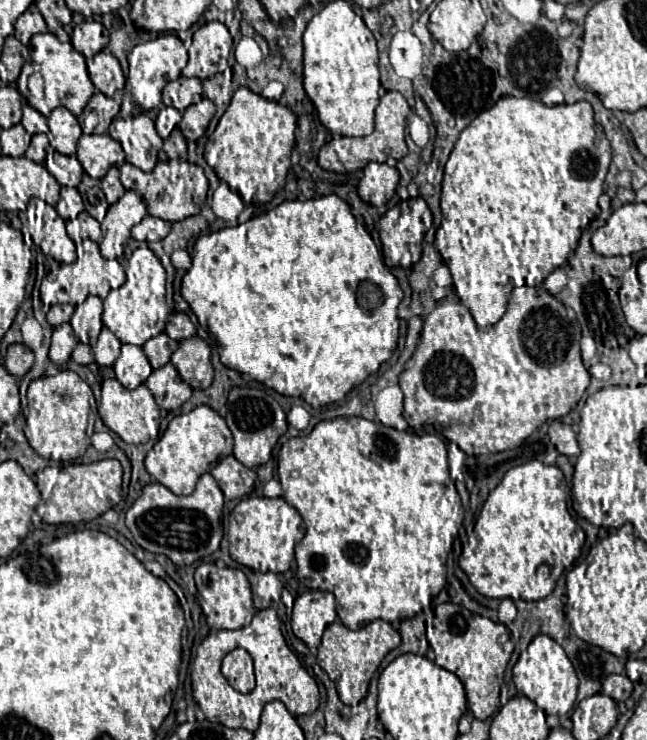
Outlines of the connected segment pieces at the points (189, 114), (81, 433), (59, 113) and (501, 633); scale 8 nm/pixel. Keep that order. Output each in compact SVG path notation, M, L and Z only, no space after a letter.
M202 99L200 103L194 103L190 105L186 111L184 111L184 119L180 121L180 131L182 135L188 139L188 141L196 141L204 135L204 131L208 129L208 123L210 119L214 117L216 113L216 105L210 101L210 99Z
M64 369L54 377L34 379L28 387L28 417L24 435L30 447L52 461L74 461L86 453L90 439L86 435L88 413L90 413L92 389L74 371Z
M58 107L48 117L48 127L50 127L50 133L48 133L50 145L62 155L74 155L76 143L82 135L78 119L68 109Z
M442 603L434 609L434 633L436 637L430 641L430 647L436 653L436 665L458 675L466 689L470 713L476 719L488 719L498 709L504 671L514 649L510 631L502 623L480 617L462 605Z

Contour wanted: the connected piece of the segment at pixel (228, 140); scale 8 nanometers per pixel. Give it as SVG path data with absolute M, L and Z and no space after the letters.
M240 87L218 121L216 131L208 137L204 159L246 205L264 205L286 185L286 175L291 170L294 131L296 115L288 107Z

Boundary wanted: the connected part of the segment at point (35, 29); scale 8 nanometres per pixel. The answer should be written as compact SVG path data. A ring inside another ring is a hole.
M28 9L26 13L22 13L22 15L18 17L18 21L16 21L14 27L16 27L14 37L16 37L20 43L24 43L24 45L28 45L28 41L30 41L32 35L36 35L36 33L46 33L46 31L48 31L46 21L42 19L42 15L40 15L38 11L32 11L32 9Z

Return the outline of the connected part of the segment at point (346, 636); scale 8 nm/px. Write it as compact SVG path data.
M382 619L368 623L358 631L352 631L344 627L340 621L334 621L330 627L326 627L322 643L318 645L318 665L334 681L340 701L344 705L358 705L368 693L368 683L374 671L380 667L386 653L396 649L398 645L400 645L400 633Z

